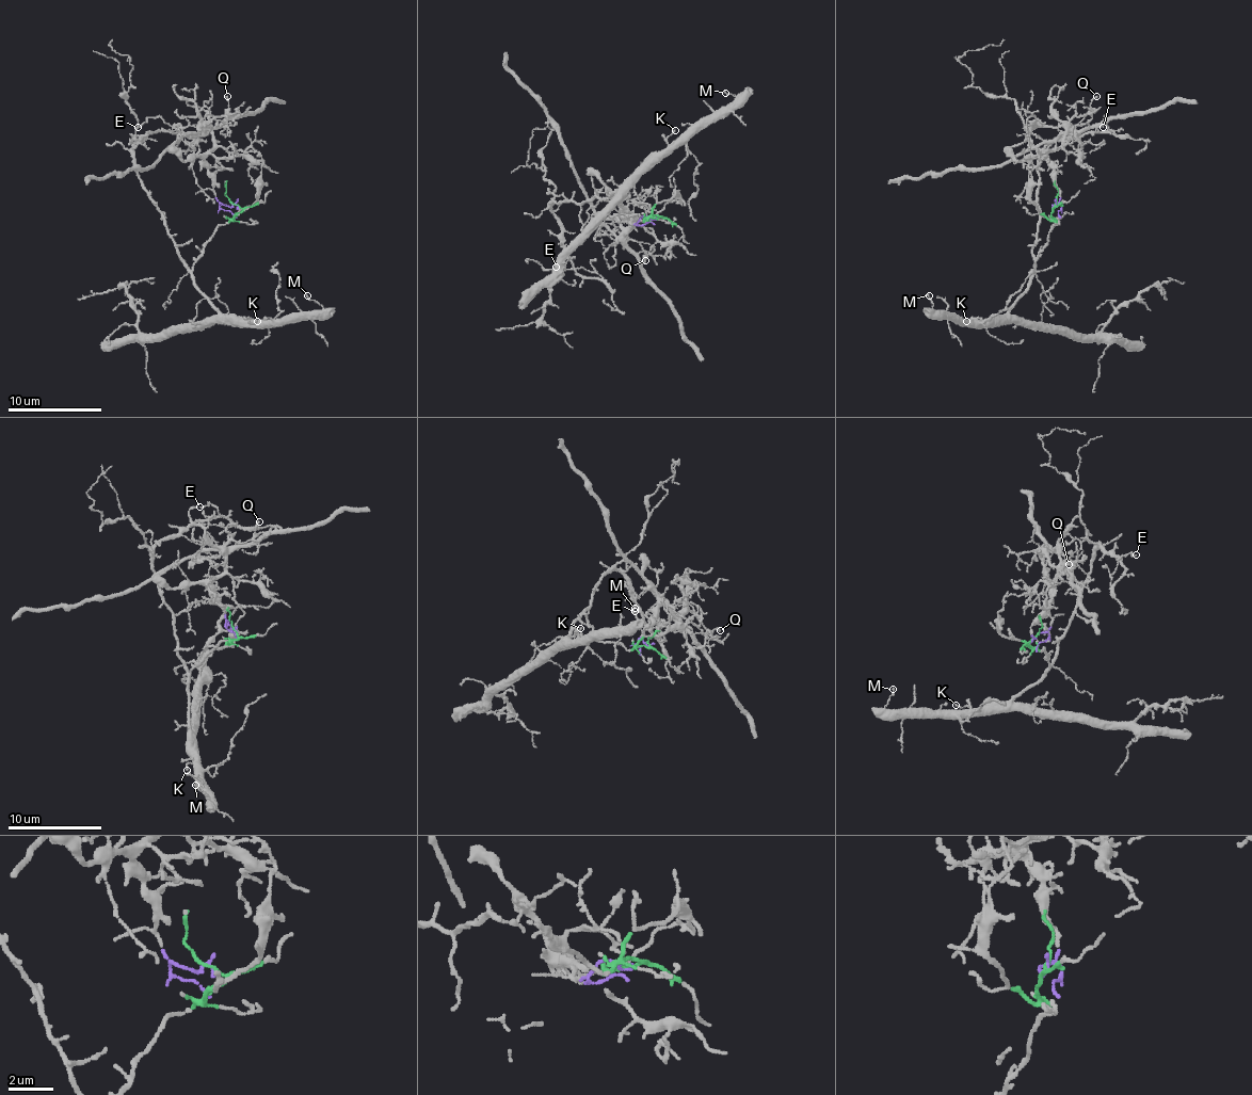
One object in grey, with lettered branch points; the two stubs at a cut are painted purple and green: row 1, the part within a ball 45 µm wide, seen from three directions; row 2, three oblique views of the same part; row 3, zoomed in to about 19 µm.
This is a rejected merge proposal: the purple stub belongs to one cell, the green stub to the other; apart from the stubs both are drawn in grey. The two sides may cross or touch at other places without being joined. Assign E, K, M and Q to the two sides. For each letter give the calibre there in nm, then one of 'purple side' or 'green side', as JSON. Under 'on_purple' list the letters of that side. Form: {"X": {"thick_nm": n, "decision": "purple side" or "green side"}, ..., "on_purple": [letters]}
{"E": {"thick_nm": 100, "decision": "green side"}, "K": {"thick_nm": 100, "decision": "green side"}, "M": {"thick_nm": 110, "decision": "green side"}, "Q": {"thick_nm": 120, "decision": "purple side"}, "on_purple": ["Q"]}

